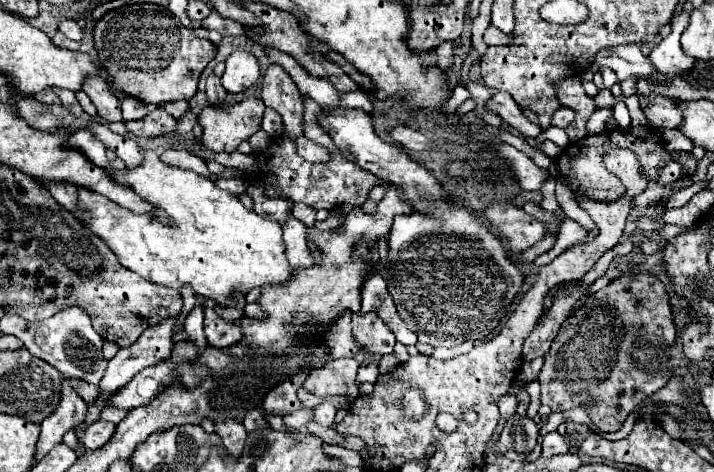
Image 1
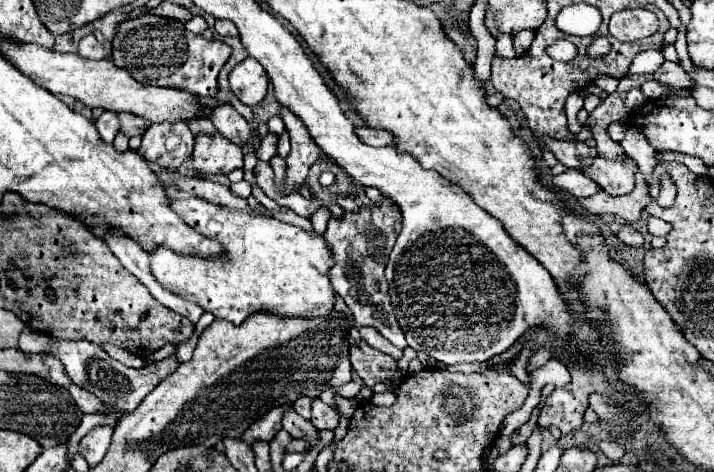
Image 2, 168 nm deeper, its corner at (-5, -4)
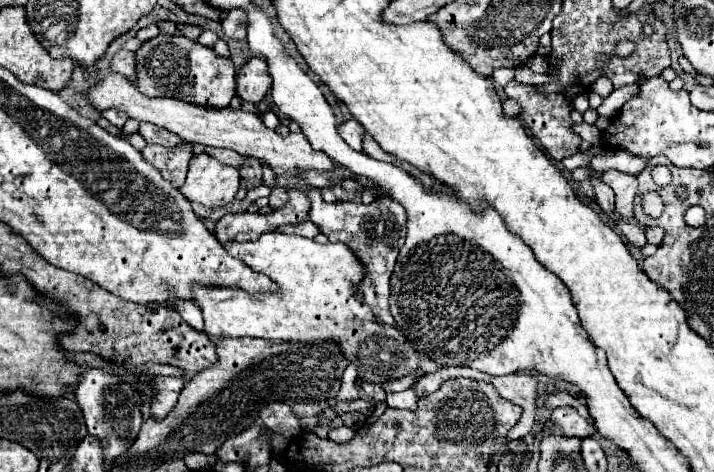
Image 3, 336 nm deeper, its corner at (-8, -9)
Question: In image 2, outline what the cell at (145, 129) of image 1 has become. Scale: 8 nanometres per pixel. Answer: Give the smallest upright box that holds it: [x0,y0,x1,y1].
[140,122,194,170]

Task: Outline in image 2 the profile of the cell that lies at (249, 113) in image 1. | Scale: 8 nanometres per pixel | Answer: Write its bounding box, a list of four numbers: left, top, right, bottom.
[192,134,242,174]

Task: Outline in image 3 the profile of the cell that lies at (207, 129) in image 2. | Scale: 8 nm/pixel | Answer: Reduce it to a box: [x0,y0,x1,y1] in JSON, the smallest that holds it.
[195,145,243,167]

